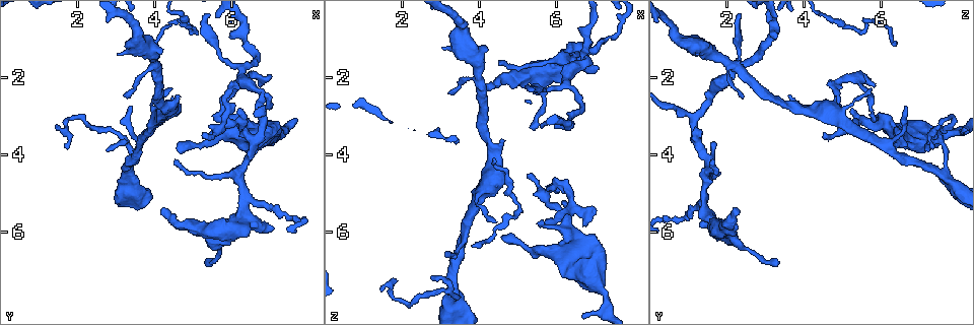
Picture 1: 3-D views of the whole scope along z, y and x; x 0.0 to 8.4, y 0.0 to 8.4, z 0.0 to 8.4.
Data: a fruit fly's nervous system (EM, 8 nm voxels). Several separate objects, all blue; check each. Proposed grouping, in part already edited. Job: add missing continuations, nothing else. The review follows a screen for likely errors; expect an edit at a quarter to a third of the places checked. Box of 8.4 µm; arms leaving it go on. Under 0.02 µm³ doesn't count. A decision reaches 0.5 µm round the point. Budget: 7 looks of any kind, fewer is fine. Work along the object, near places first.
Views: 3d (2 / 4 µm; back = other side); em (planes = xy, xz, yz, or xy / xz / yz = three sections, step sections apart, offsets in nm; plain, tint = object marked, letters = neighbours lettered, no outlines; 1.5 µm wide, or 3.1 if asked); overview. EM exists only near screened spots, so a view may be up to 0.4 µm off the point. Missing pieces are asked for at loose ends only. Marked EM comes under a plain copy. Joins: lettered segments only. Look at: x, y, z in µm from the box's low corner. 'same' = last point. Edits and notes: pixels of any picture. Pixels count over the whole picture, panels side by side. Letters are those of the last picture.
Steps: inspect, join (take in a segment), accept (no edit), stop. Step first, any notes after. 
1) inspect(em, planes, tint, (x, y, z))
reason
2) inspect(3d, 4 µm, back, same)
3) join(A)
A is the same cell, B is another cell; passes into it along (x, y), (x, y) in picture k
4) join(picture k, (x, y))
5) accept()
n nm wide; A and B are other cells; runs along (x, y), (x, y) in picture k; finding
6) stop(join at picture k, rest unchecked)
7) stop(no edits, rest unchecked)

inspect(em, xz, step 8, letters, (4.15, 5.40, 2.25))

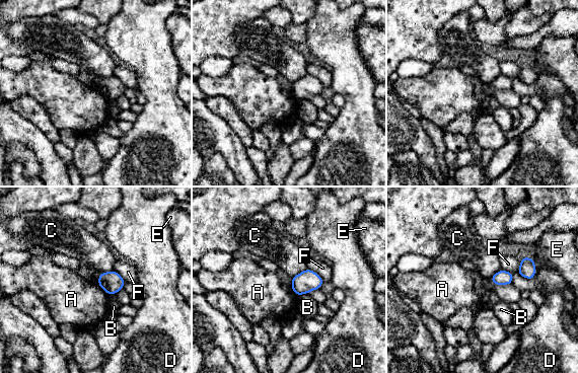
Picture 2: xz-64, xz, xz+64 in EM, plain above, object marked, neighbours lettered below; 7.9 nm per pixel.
inspect(em, planes, letters, same)

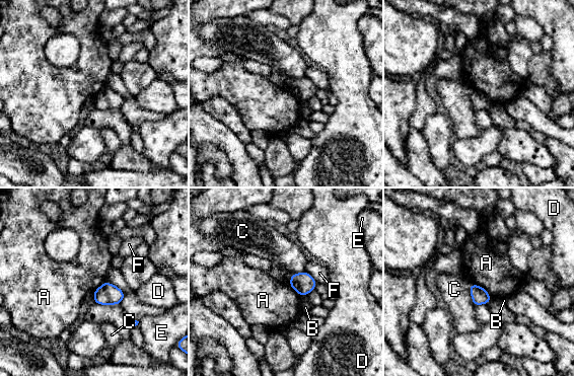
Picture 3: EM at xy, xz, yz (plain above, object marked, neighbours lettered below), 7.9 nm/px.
accept()
A touches over 200 nm; A, B, C, D, E and F are other cells; border along (471, 283), (481, 286), (492, 297) in picture 3; no lettered segment goes on from it

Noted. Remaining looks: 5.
inspect(em, planes, letters, (2.70, 3.85, 7.20))
thin end

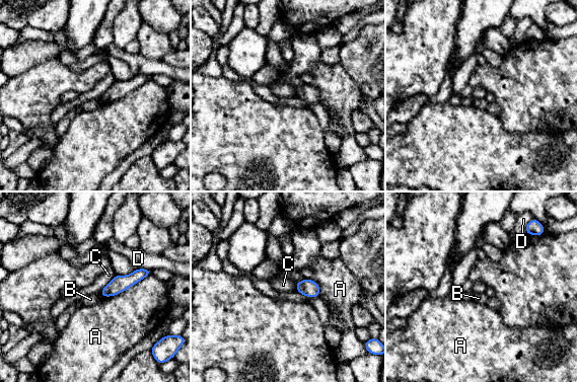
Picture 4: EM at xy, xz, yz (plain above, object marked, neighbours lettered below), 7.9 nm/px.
accept()
A, B, C and D are other cells; border along (116, 274), (99, 292) in picture 4; no lettered segment goes on from it

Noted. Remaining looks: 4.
inspect(em, yz, step 8, letters, (4.65, 4.00, 6.20))
branch stops here

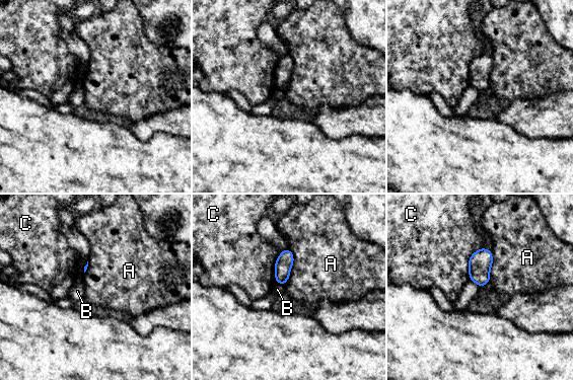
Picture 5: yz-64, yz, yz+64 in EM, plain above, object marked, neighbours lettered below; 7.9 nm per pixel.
accept()
A touches over 320 nm; A, B and C are other cells; none of them fits

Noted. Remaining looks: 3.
stop(no edits, rest unchecked)

